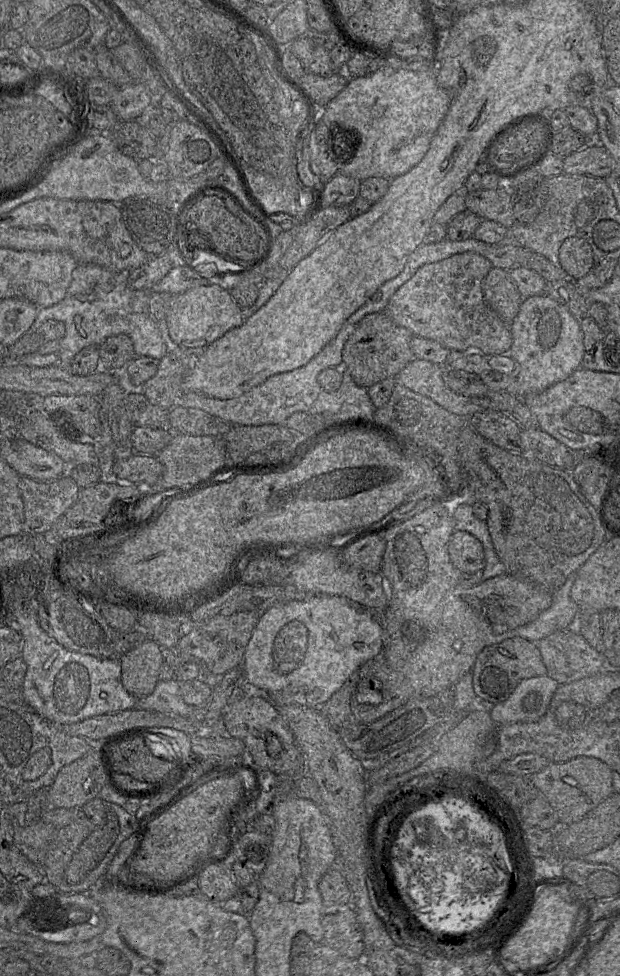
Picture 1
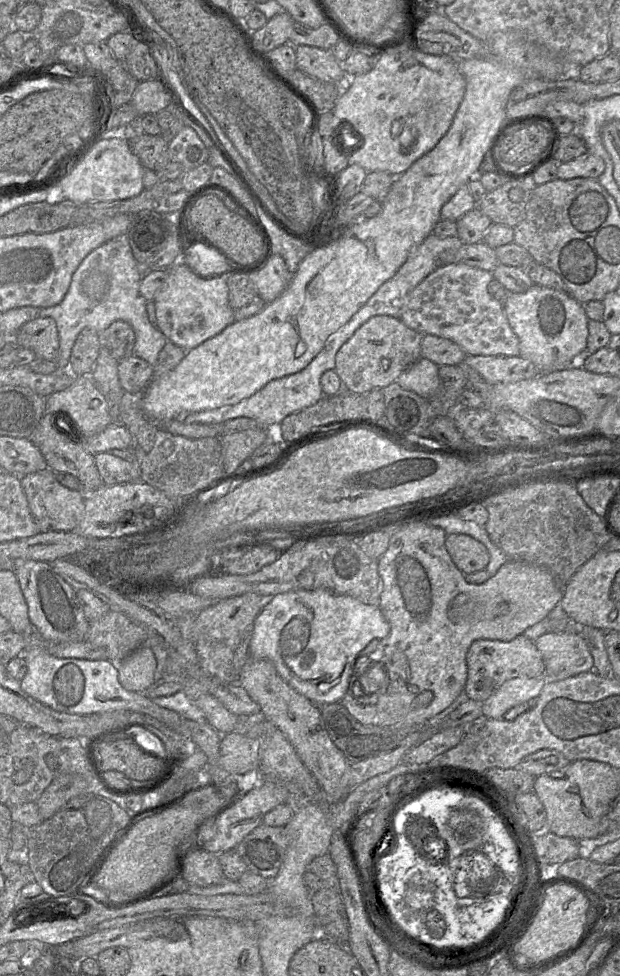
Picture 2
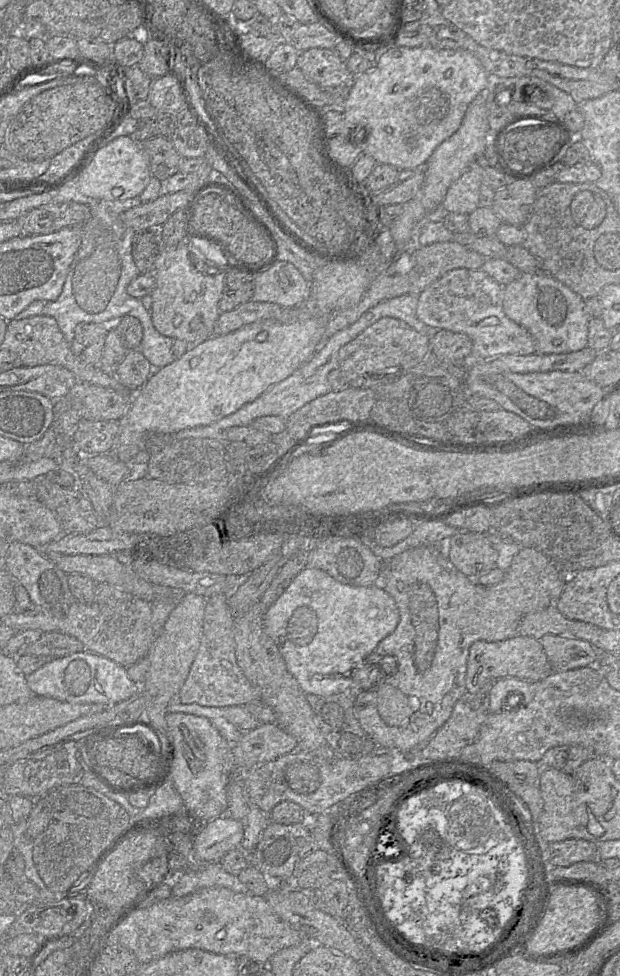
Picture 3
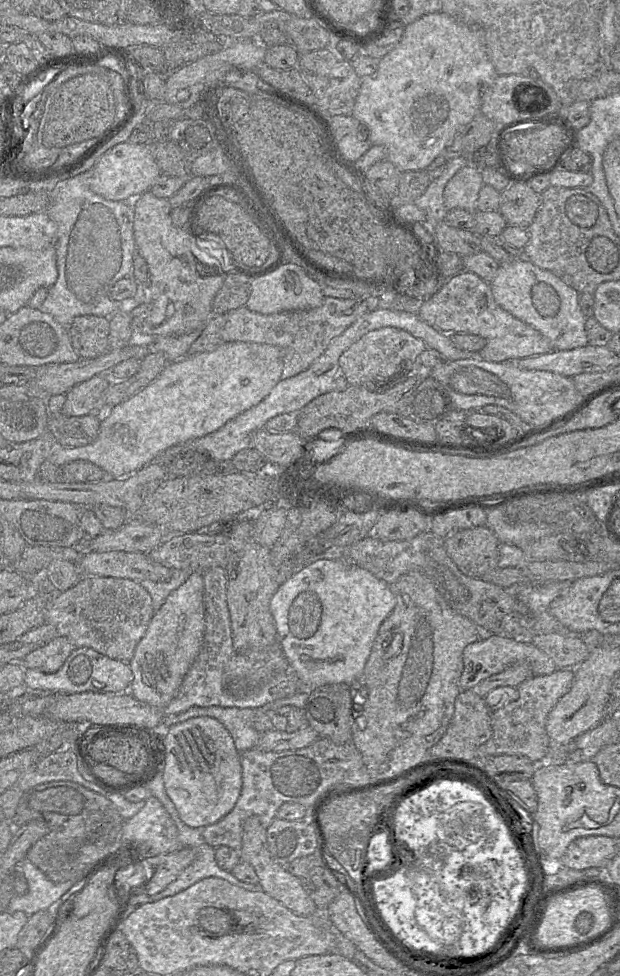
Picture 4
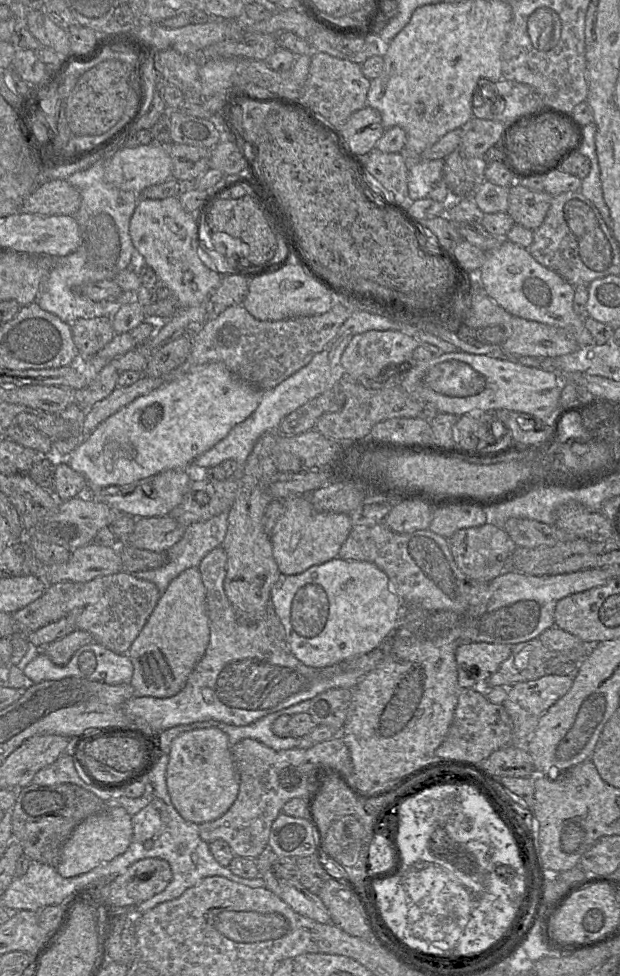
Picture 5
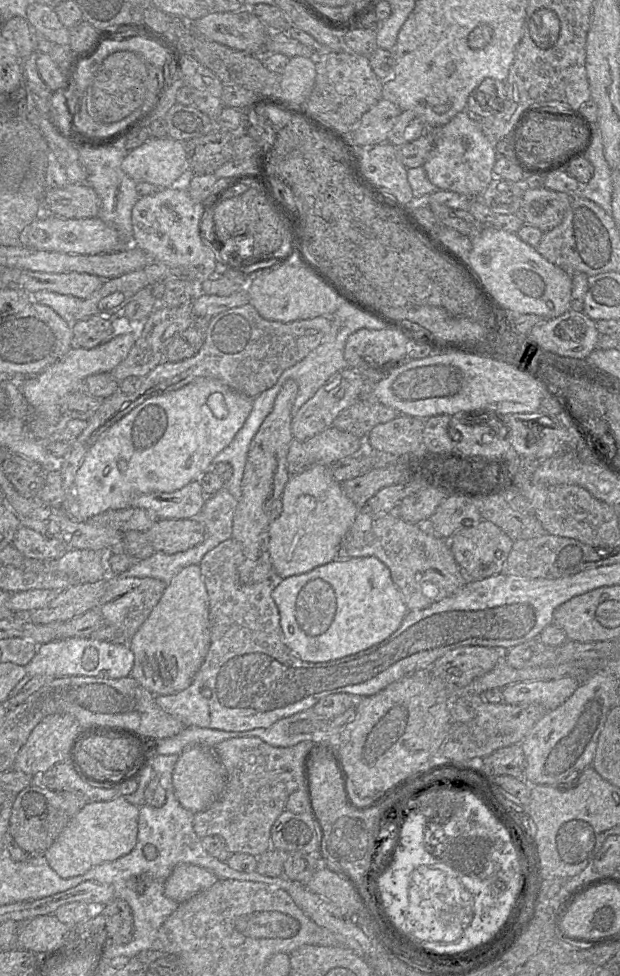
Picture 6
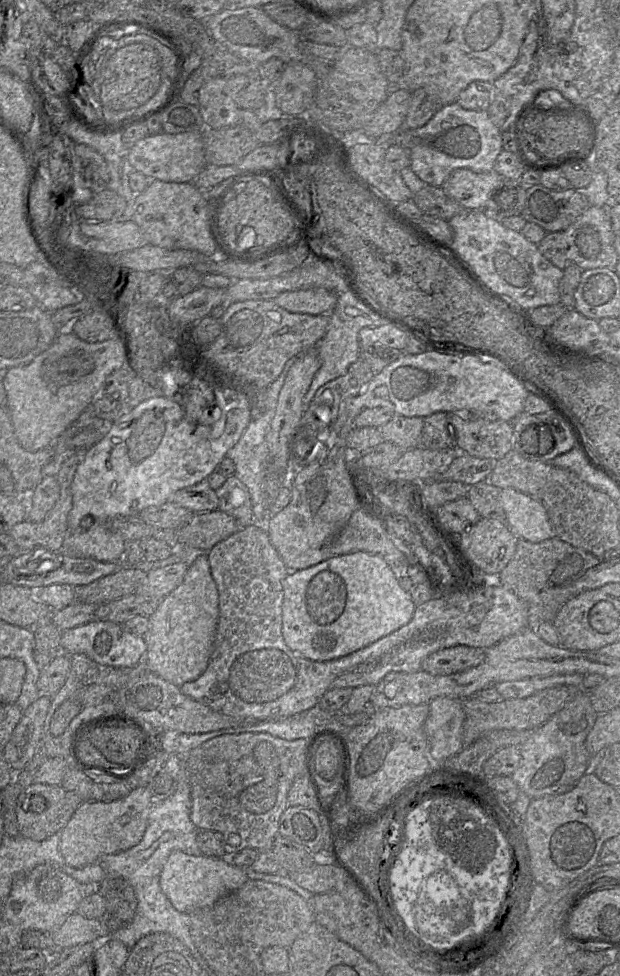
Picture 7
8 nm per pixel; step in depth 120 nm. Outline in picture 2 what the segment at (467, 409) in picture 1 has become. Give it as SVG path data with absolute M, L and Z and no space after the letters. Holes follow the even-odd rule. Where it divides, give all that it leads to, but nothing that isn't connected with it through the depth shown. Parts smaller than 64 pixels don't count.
M421 357L405 370L397 383L405 390L412 391L421 397L431 399L440 388L439 366Z

